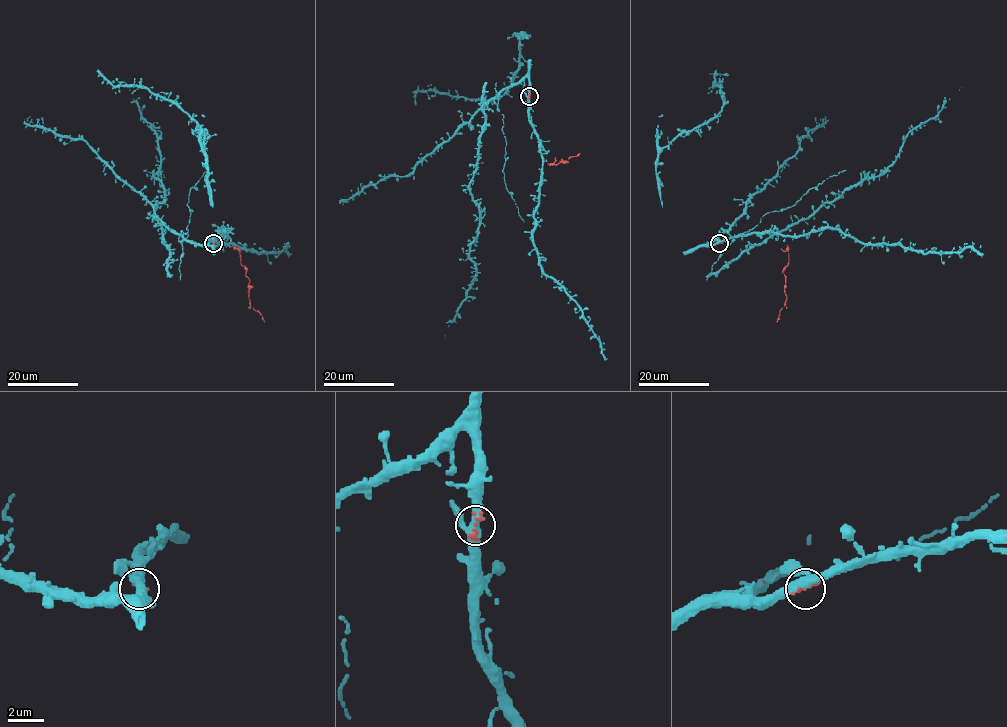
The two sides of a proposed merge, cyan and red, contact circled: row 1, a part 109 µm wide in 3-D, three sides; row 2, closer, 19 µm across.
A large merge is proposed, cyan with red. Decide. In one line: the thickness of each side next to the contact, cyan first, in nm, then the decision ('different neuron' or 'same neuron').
360 nm thick on the cyan side, 220 nm on the other; same neuron

